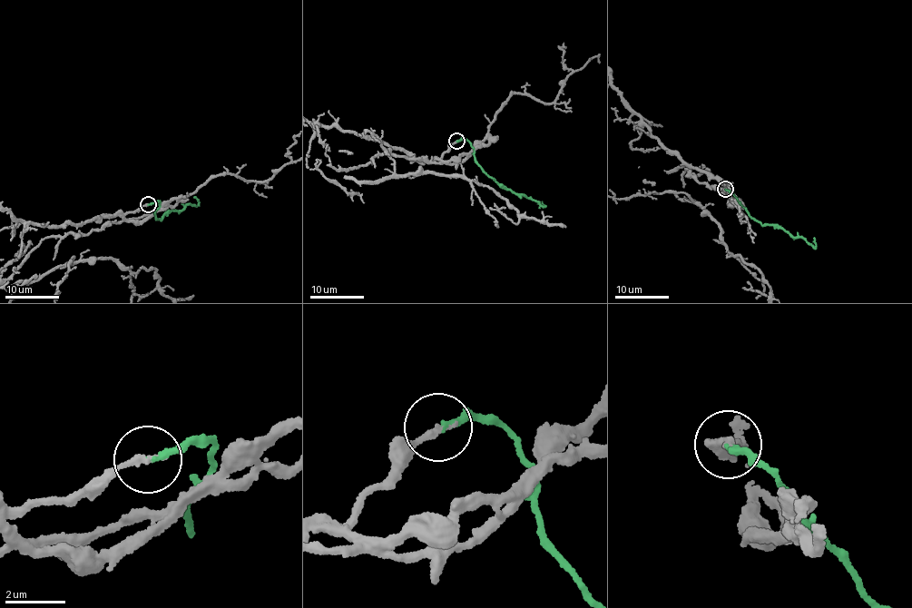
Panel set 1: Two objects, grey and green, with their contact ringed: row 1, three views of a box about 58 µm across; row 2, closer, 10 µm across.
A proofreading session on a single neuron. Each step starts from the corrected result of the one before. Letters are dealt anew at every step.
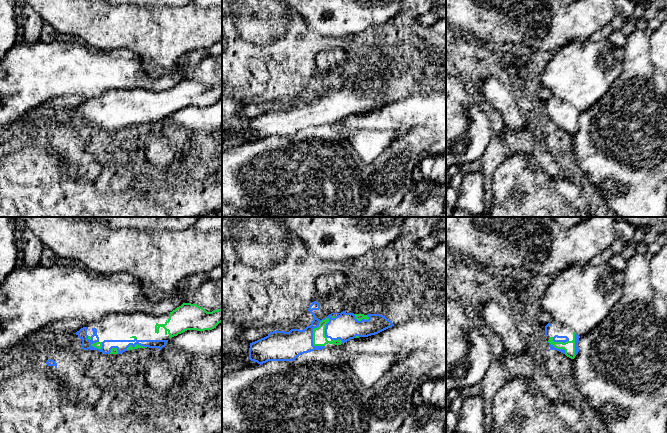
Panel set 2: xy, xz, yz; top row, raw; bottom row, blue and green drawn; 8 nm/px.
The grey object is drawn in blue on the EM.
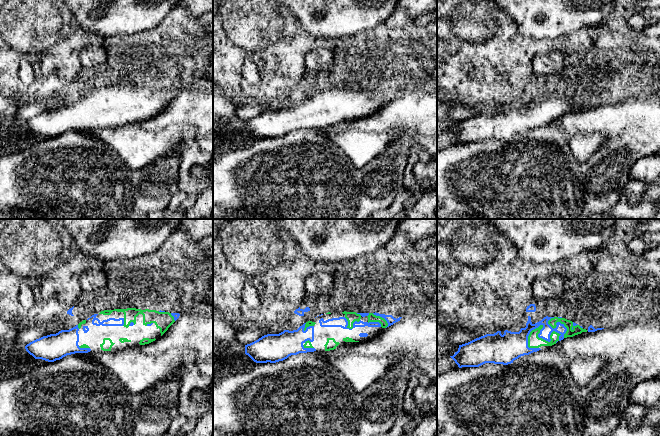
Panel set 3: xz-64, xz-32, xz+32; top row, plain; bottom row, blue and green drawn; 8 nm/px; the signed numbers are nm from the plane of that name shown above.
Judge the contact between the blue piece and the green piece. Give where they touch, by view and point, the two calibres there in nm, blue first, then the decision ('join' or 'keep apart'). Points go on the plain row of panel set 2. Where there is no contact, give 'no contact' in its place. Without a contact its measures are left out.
xz (312, 106) | 240/110 nm | join

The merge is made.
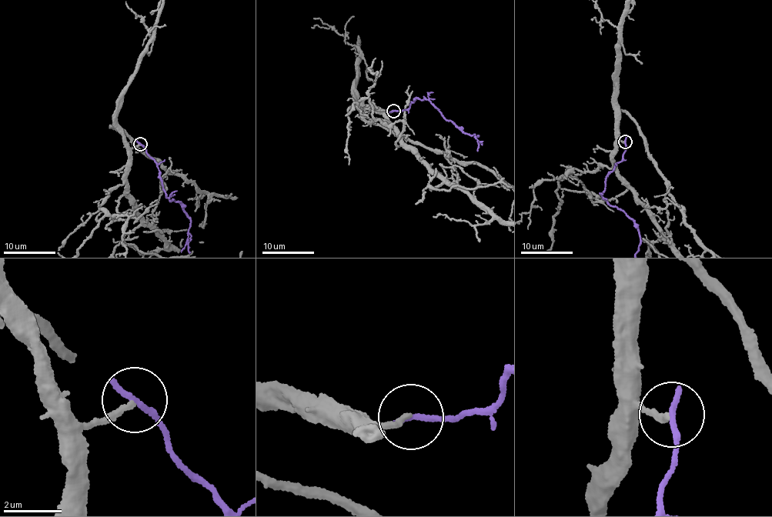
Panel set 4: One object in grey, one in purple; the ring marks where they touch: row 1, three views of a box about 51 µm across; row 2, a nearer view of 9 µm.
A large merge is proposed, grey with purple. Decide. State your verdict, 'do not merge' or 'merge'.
do not merge

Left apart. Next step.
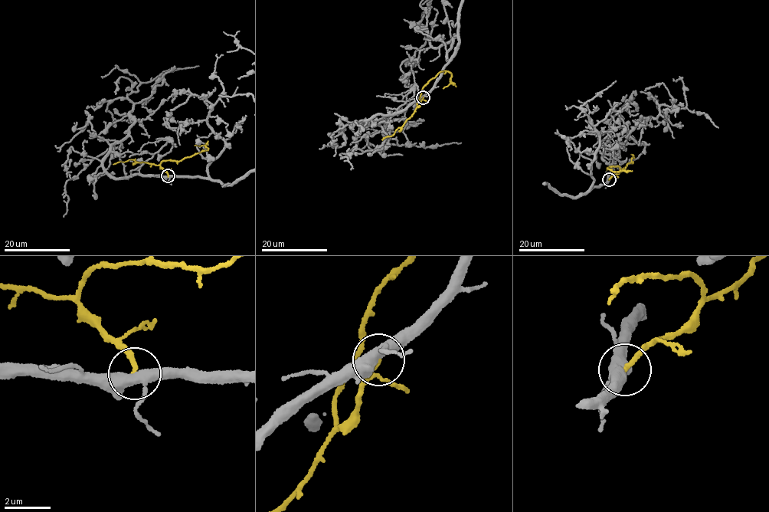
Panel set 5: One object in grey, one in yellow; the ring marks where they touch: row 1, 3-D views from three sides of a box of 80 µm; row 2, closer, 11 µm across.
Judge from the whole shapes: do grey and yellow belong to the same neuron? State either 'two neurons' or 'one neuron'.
two neurons

